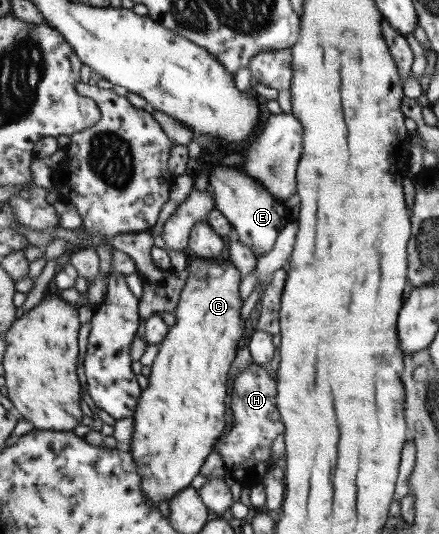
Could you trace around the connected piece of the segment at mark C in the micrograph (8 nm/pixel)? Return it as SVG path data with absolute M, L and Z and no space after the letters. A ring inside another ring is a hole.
M192 256L189 261L188 277L175 311L176 323L171 327L167 338L160 344L159 352L151 366L151 373L148 377L149 383L140 396L139 407L134 417L136 428L134 428L134 436L132 436L132 444L129 449L129 452L135 457L134 461L136 461L140 479L142 479L143 490L156 505L160 501L170 501L183 489L191 487L190 483L194 481L196 475L200 474L200 469L206 463L206 457L212 453L214 446L217 445L221 439L220 436L224 433L224 427L226 427L226 397L229 396L229 376L232 374L233 364L237 358L237 353L239 353L238 345L240 345L240 341L244 337L244 331L246 331L244 321L242 321L241 283L243 280L243 273L231 260L204 259Z

